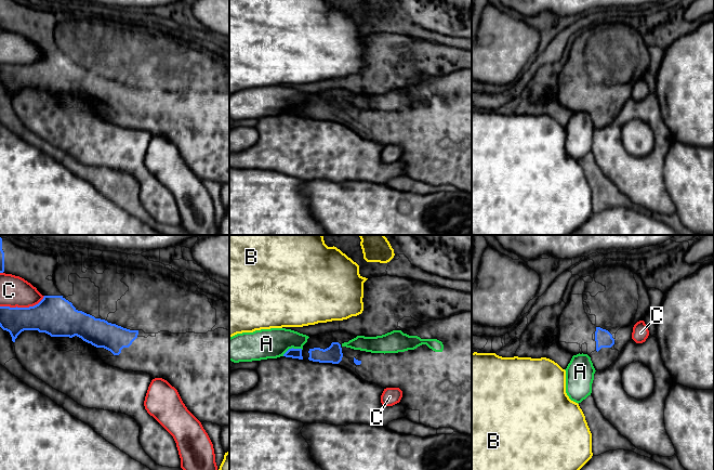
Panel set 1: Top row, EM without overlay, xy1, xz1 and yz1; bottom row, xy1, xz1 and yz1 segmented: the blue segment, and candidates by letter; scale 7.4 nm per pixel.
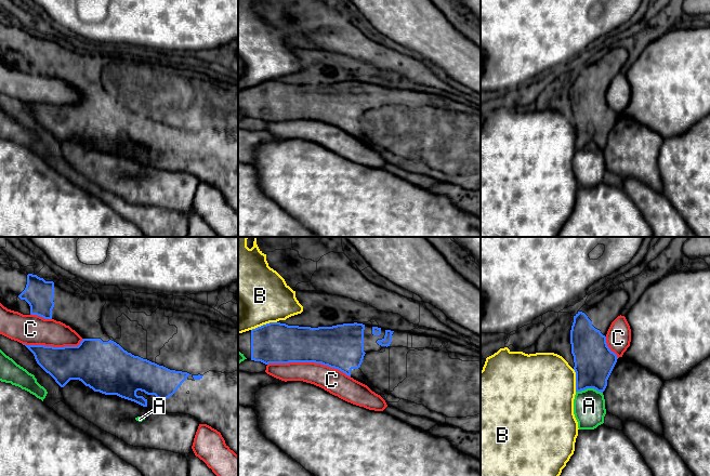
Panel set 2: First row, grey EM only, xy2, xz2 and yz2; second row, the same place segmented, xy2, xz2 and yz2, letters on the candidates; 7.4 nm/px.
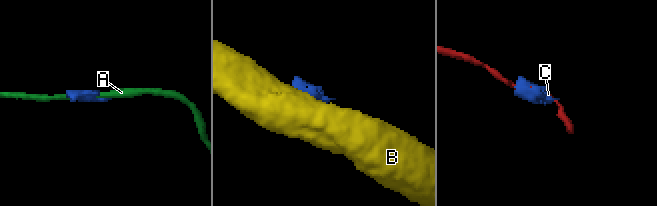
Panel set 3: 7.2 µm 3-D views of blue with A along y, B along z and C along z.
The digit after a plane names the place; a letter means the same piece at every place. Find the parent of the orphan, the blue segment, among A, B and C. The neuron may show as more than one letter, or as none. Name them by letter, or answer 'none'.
none

